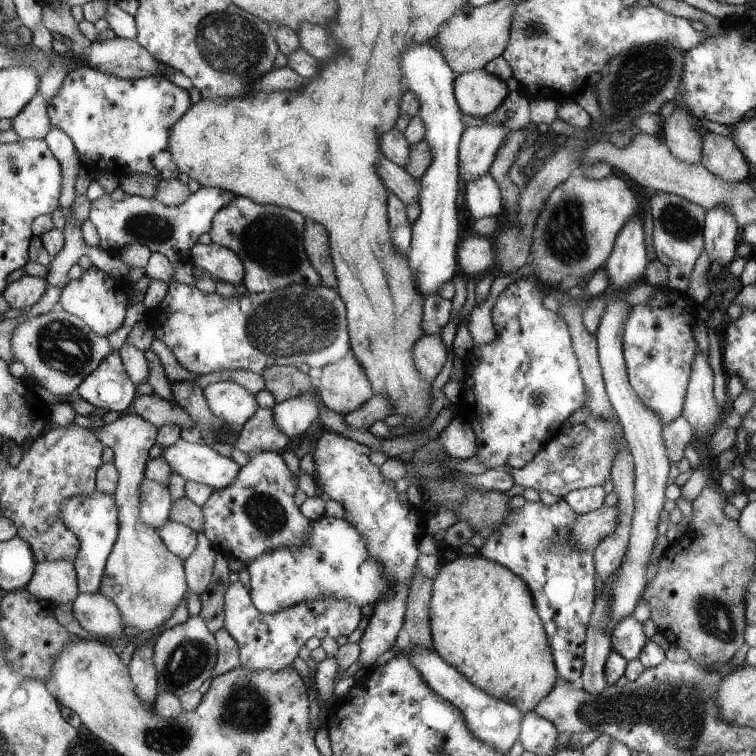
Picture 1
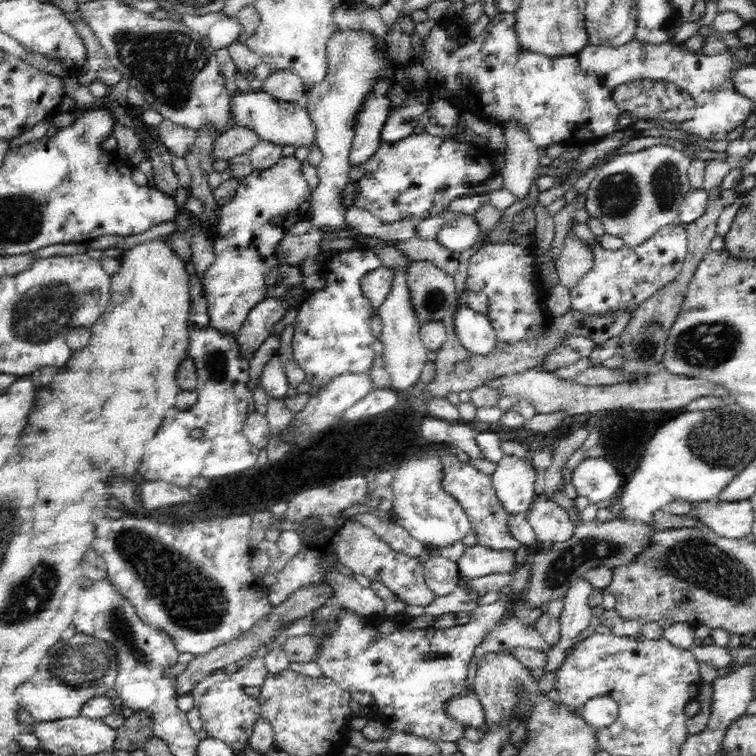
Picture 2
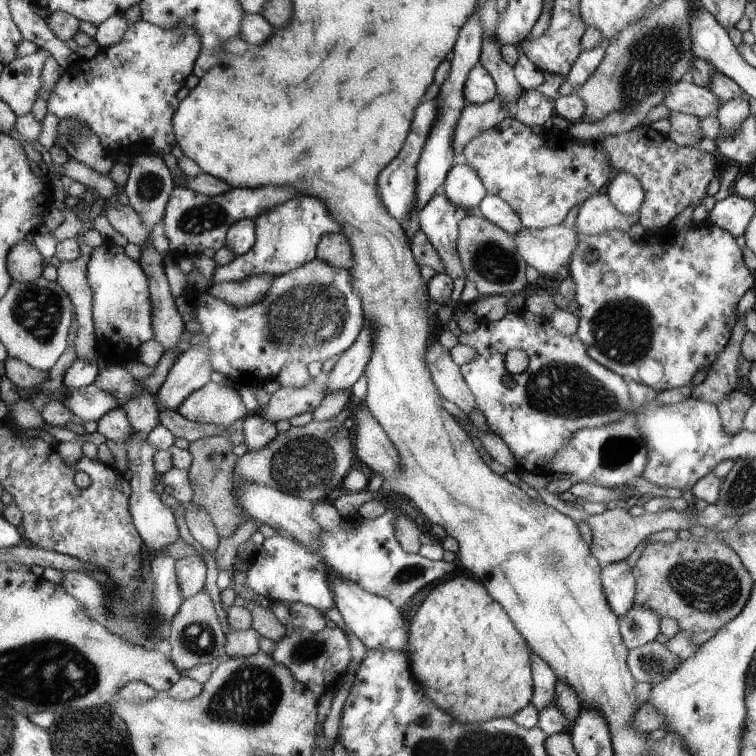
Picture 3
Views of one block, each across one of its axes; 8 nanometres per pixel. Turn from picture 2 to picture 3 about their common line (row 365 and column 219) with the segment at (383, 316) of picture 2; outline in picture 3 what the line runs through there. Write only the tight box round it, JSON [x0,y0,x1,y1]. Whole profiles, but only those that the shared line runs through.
[177,381,248,426]

